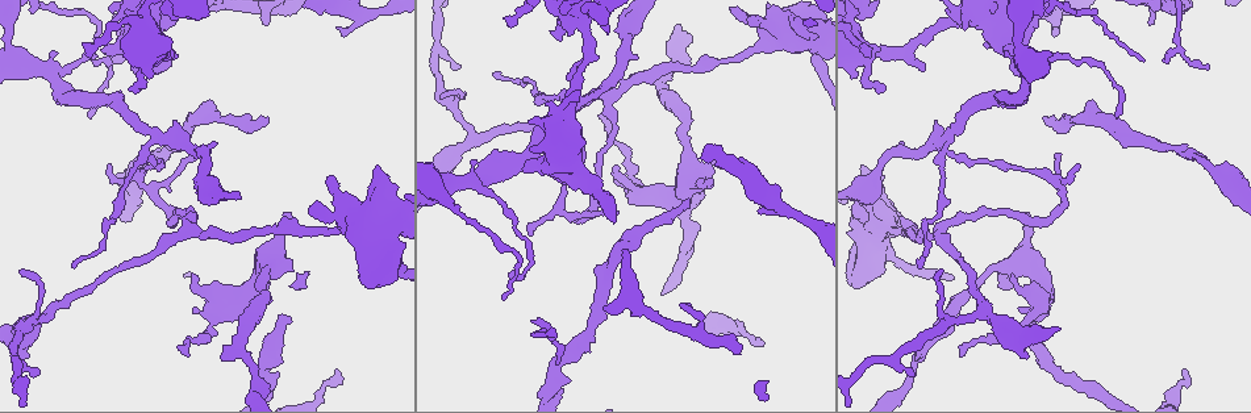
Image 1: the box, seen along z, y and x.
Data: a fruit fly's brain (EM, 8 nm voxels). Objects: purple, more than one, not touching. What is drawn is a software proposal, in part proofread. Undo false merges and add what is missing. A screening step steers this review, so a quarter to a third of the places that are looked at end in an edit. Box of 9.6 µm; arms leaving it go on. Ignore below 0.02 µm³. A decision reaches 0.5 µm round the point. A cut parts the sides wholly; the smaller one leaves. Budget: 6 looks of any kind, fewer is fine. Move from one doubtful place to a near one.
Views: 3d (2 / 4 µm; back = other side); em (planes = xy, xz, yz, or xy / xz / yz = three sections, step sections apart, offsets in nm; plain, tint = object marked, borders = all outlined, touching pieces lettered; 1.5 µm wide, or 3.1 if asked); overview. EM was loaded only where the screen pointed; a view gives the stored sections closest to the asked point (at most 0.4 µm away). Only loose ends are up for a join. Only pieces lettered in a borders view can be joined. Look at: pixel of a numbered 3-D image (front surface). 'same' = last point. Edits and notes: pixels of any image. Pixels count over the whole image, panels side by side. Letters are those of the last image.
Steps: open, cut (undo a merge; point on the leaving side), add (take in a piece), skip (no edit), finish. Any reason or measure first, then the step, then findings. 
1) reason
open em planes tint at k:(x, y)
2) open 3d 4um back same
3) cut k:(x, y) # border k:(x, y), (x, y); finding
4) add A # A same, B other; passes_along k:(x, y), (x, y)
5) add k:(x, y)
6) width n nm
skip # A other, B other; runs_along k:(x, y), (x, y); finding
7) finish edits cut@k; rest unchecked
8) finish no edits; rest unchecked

an open end
open em planes borders at 1:(510, 22)

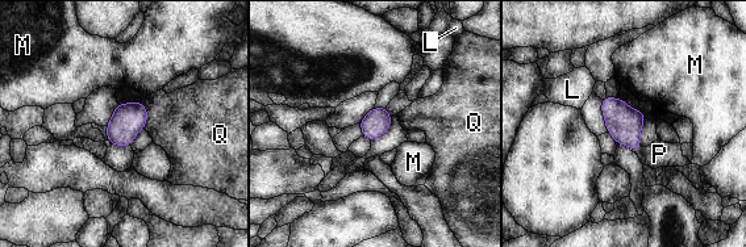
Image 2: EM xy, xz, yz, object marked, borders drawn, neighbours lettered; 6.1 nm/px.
width 160 nm
add P # L other, M other, P same, Q other; passes_along 2:(624, 124), (636, 150), (659, 154); it goes on there

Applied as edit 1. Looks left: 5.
two arms in line, one across
open 3d 4um at 1:(554, 100)

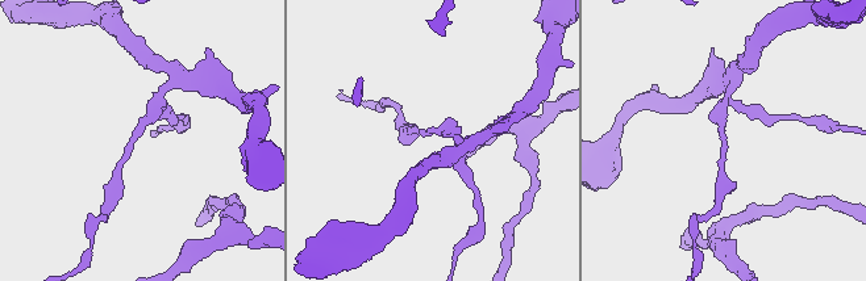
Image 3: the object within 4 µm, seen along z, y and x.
arms 3; need the tissue
open em planes borders at 3:(138, 129)

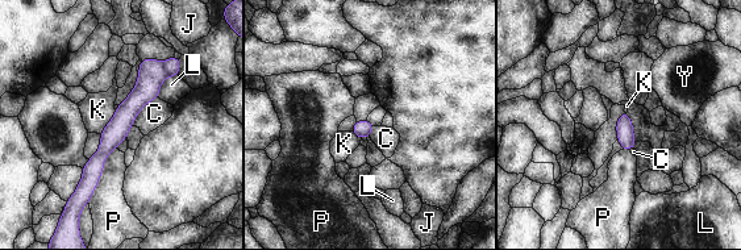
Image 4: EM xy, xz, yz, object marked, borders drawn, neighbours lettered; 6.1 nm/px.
longest_contact P 380 nm
cut 4:(152, 74) # C other, J other, K other, L other, P other, Y other; border 4:(162, 63), (162, 69), (167, 75); a second cell is stuck on

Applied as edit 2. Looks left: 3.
see it whole again
open overview

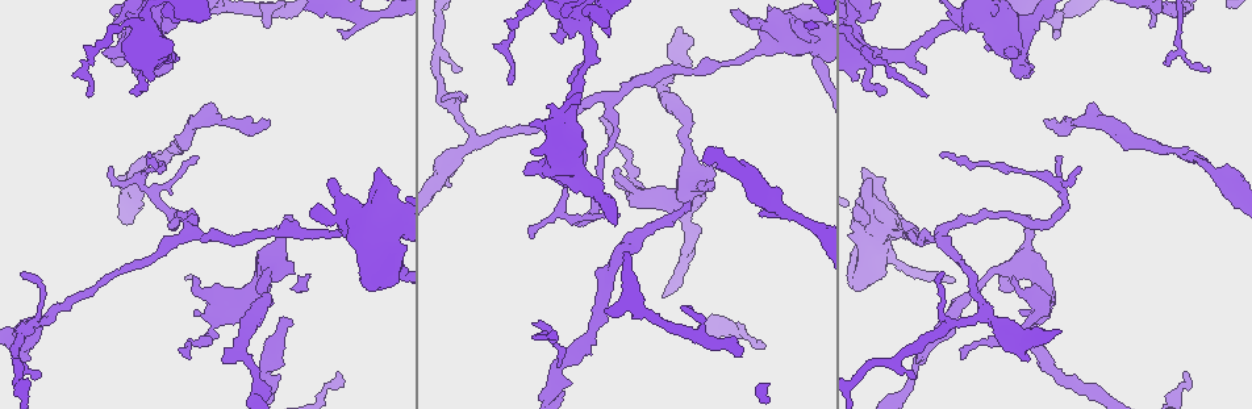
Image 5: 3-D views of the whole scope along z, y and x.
end of a long branch
open 3d 4um at 5:(689, 200)

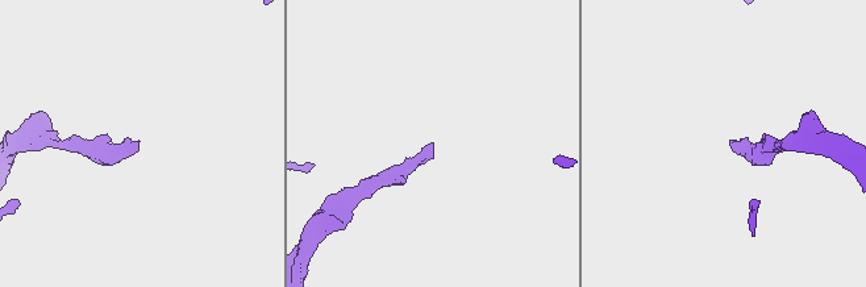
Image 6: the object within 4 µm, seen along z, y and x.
now the EM
open em xz step 8 borders at 6:(136, 145)

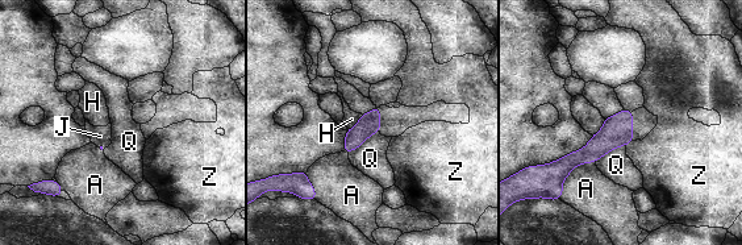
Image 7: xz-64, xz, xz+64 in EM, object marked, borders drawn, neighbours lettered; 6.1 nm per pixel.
width 130 nm
skip # A other, H other, J other, Q other, Z other; no lettered piece goes on from it

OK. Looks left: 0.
finish edits add@2, cut@4; rest unchecked

